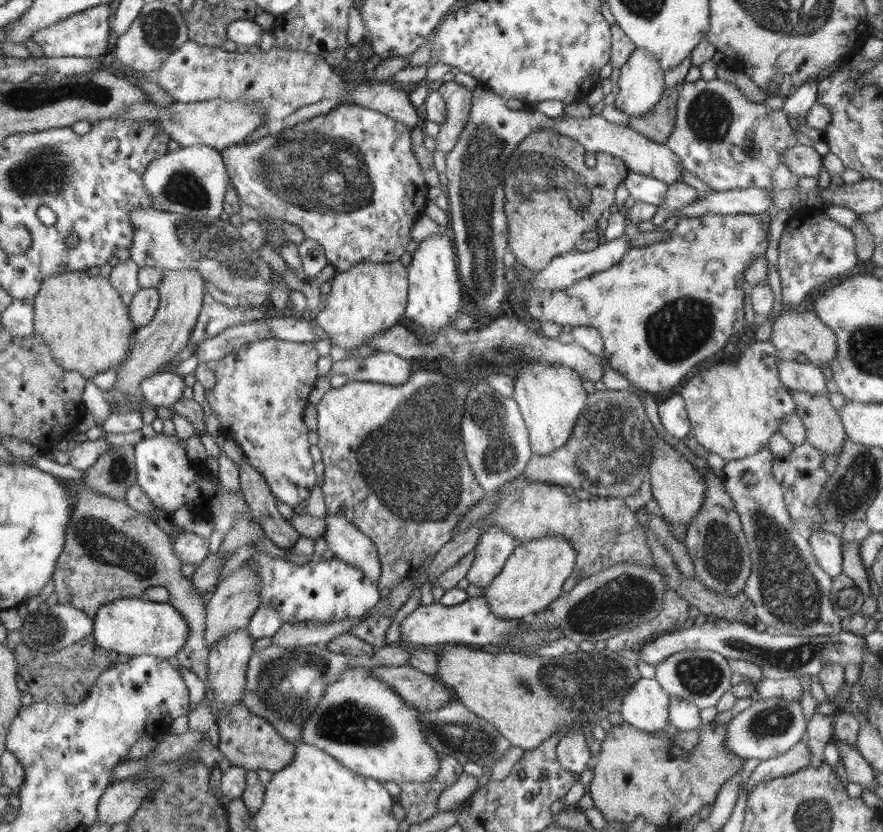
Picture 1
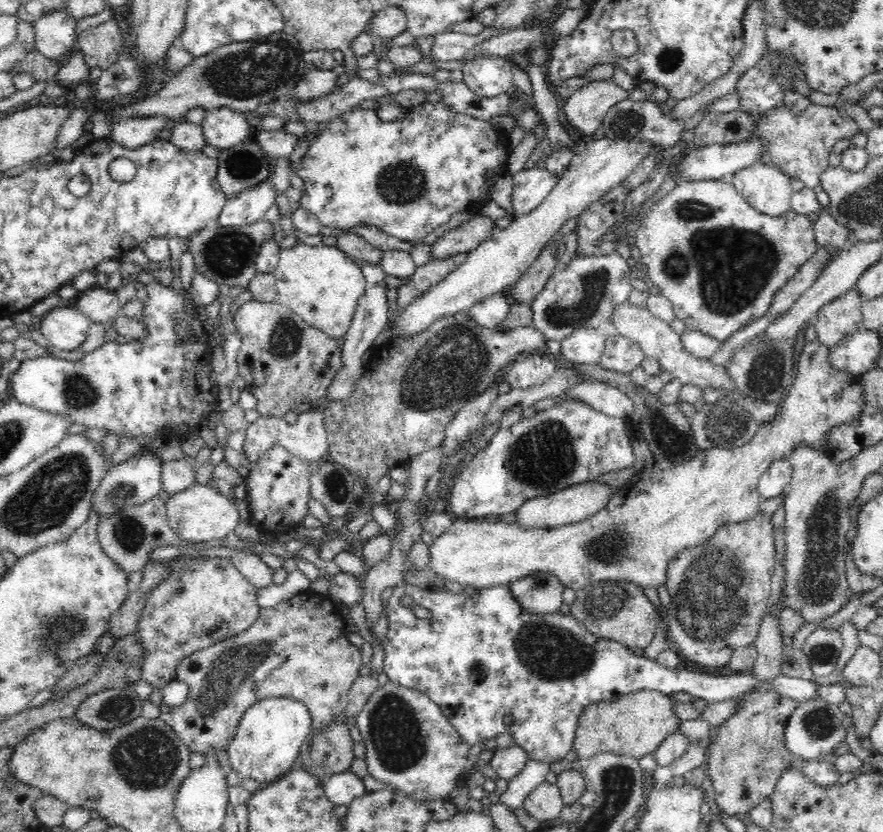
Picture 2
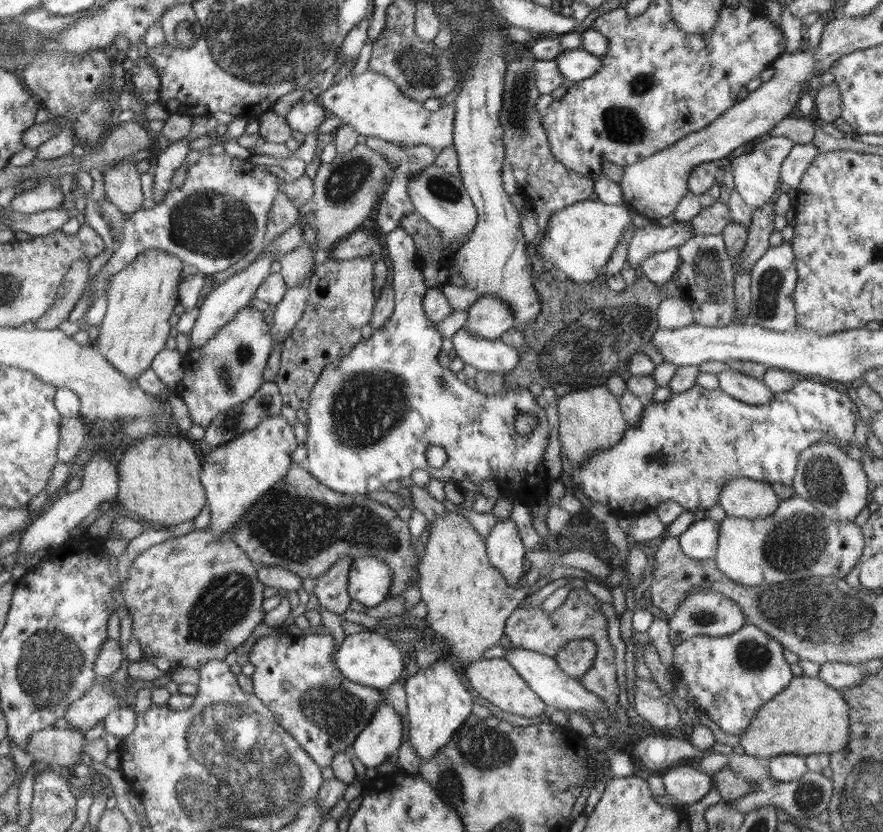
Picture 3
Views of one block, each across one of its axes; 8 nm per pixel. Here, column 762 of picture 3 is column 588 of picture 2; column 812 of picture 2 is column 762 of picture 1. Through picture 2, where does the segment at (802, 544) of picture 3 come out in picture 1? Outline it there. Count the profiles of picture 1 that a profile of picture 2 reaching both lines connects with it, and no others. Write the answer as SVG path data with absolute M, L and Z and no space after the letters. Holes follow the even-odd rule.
M755 341L747 345L734 364L714 364L710 368L700 370L696 376L684 383L679 396L684 400L690 420L690 436L696 438L708 452L718 454L725 461L752 456L766 447L770 438L779 431L782 417L794 413L796 404L792 401L792 394L778 377L777 356L778 350L772 342Z

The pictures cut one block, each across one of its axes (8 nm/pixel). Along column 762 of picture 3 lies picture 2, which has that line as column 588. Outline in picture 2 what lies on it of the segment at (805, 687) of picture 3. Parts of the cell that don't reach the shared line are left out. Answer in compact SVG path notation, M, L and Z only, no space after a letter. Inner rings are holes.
M637 690L622 695L612 702L595 702L588 705L578 717L573 750L578 759L592 758L594 754L610 752L640 759L652 754L669 734L680 728L682 720L673 713L669 695L657 690Z

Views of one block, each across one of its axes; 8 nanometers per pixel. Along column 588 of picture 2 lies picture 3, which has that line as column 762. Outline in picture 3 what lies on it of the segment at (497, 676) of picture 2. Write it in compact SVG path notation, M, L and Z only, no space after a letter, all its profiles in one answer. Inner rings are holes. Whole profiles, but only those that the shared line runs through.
M749 622L732 635L722 637L710 637L697 635L673 648L673 663L677 672L688 686L688 696L698 702L700 711L712 722L715 722L722 732L740 736L755 718L759 708L771 701L782 689L785 689L791 681L792 670L790 664L784 659L784 647L772 639L770 635L760 630Z

